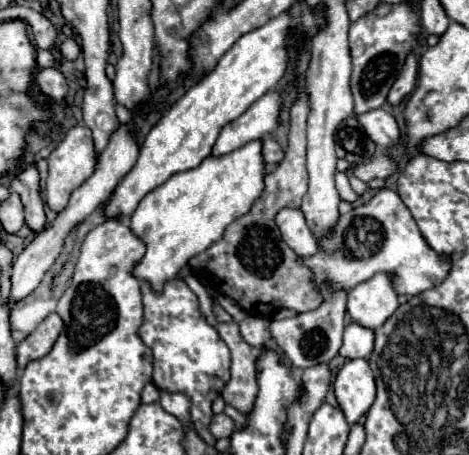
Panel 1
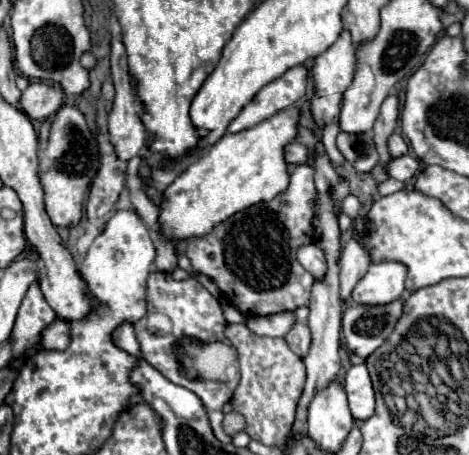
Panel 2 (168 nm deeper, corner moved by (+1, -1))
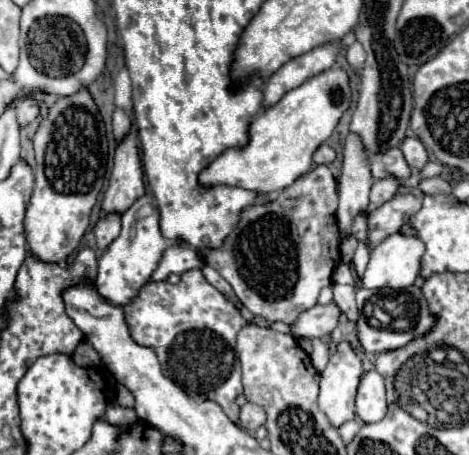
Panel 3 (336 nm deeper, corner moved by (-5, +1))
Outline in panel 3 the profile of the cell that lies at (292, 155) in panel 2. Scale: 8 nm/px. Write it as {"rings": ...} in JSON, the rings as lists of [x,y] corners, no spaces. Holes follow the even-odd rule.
{"rings":[[[322,145],[322,147],[314,153],[314,161],[316,161],[316,163],[332,163],[334,159],[336,159],[336,153],[334,153],[334,149],[328,147],[328,145]]]}

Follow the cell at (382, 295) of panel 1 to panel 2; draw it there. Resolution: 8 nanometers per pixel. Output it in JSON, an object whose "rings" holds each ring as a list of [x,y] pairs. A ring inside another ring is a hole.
{"rings":[[[386,261],[370,265],[368,273],[354,287],[352,301],[362,305],[388,305],[388,301],[400,299],[404,279],[406,267],[402,263]]]}

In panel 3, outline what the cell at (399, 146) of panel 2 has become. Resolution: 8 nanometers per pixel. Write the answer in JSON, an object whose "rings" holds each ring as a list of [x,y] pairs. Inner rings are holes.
{"rings":[[[406,137],[406,139],[402,141],[402,147],[400,147],[400,149],[404,151],[404,157],[406,157],[406,161],[408,161],[408,165],[410,165],[412,169],[422,169],[422,167],[428,163],[428,151],[426,151],[426,147],[422,145],[420,139],[416,139],[416,137]]]}

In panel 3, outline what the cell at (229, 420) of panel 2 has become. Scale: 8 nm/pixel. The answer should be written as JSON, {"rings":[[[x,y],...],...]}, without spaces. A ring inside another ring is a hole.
{"rings":[[[246,403],[240,411],[240,427],[244,427],[248,433],[254,433],[260,425],[266,421],[266,411],[262,411],[256,403]]]}

